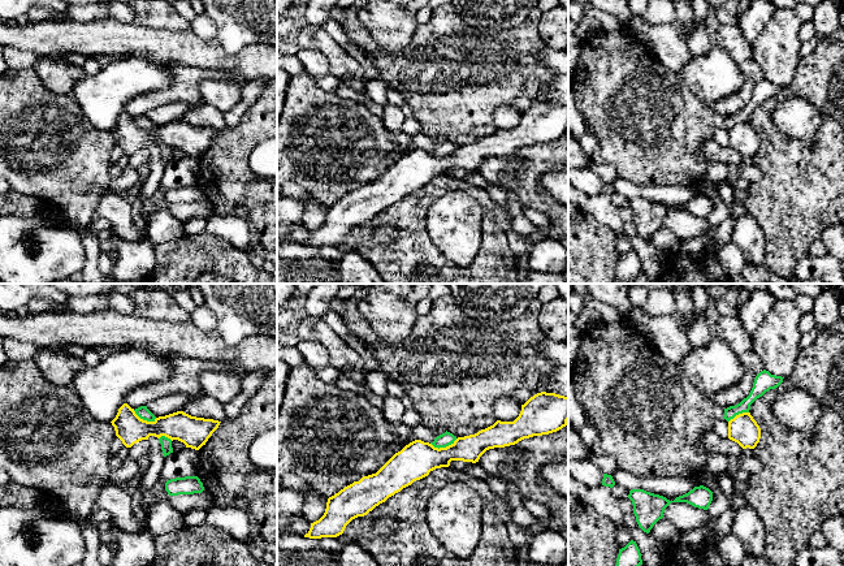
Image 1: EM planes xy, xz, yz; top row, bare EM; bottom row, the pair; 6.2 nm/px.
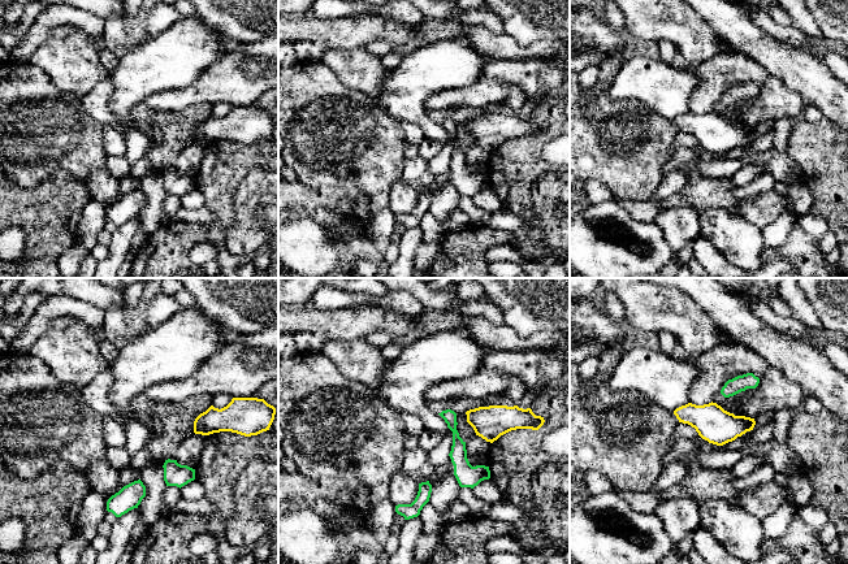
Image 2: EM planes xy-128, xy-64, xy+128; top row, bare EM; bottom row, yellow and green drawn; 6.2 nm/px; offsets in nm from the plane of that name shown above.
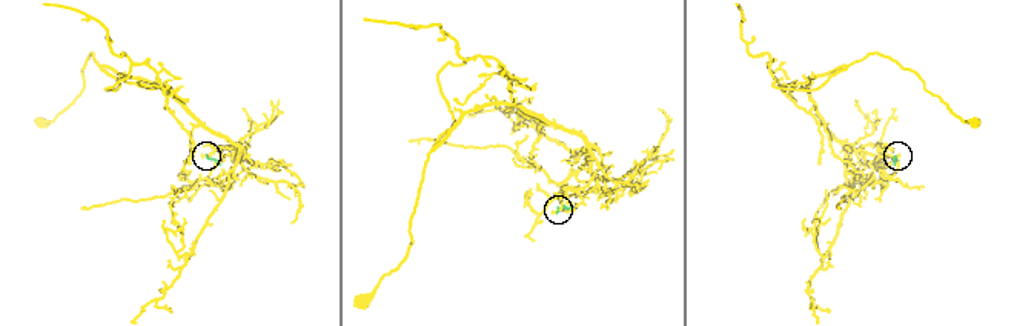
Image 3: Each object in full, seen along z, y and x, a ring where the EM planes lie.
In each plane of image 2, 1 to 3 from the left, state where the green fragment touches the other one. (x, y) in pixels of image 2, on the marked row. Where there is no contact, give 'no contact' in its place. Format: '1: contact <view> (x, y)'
1: no contact
2: no contact
3: no contact

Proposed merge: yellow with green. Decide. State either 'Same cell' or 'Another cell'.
Another cell

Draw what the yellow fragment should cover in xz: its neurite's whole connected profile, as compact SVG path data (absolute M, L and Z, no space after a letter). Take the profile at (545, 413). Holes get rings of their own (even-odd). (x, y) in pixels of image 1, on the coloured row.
M541 392L531 397L514 422L497 420L475 435L458 437L446 448L415 440L395 453L376 474L363 476L328 498L324 515L311 523L304 537L337 537L358 517L451 461L479 462L489 449L557 432L567 425L568 397Z

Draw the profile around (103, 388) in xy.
M133 346L117 349L101 358L99 364L86 366L79 371L72 380L70 386L79 396L82 405L92 418L101 422L112 422L118 409L126 403L126 396L133 389L152 383L163 383L172 376L170 357Z

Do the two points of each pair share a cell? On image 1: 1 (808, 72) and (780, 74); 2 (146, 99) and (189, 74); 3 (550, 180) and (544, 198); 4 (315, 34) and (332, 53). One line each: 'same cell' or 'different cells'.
1: different cells
2: same cell
3: different cells
4: same cell

